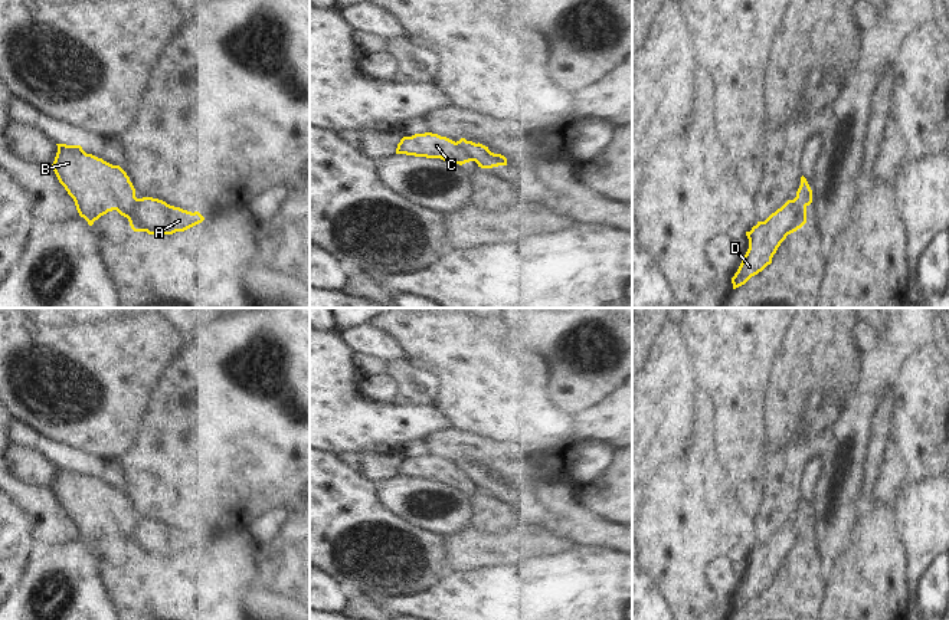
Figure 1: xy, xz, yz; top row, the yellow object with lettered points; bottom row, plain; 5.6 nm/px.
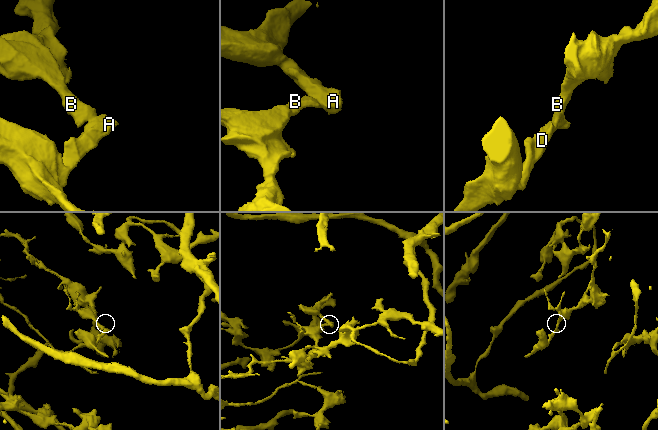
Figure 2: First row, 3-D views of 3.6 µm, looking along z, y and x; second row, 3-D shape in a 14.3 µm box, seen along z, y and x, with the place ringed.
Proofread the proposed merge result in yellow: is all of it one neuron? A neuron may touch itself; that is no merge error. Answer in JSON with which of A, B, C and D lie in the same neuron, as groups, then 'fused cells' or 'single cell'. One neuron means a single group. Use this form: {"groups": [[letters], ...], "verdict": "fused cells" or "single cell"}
{"groups": [["A", "D"], ["B", "C"]], "verdict": "fused cells"}

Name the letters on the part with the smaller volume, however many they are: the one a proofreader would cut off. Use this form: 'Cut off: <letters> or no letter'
Cut off: A, D

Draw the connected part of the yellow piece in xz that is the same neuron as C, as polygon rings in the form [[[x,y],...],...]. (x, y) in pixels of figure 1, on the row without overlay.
[[[425,455],[403,459],[397,466],[396,476],[406,476],[426,480],[441,480],[452,486],[465,486],[455,463],[438,456]]]

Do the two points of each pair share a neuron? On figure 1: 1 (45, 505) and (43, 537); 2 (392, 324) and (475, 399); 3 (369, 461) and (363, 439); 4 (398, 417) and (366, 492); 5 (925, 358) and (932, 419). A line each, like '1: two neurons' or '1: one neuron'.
1: one neuron
2: one neuron
3: two neurons
4: two neurons
5: one neuron

